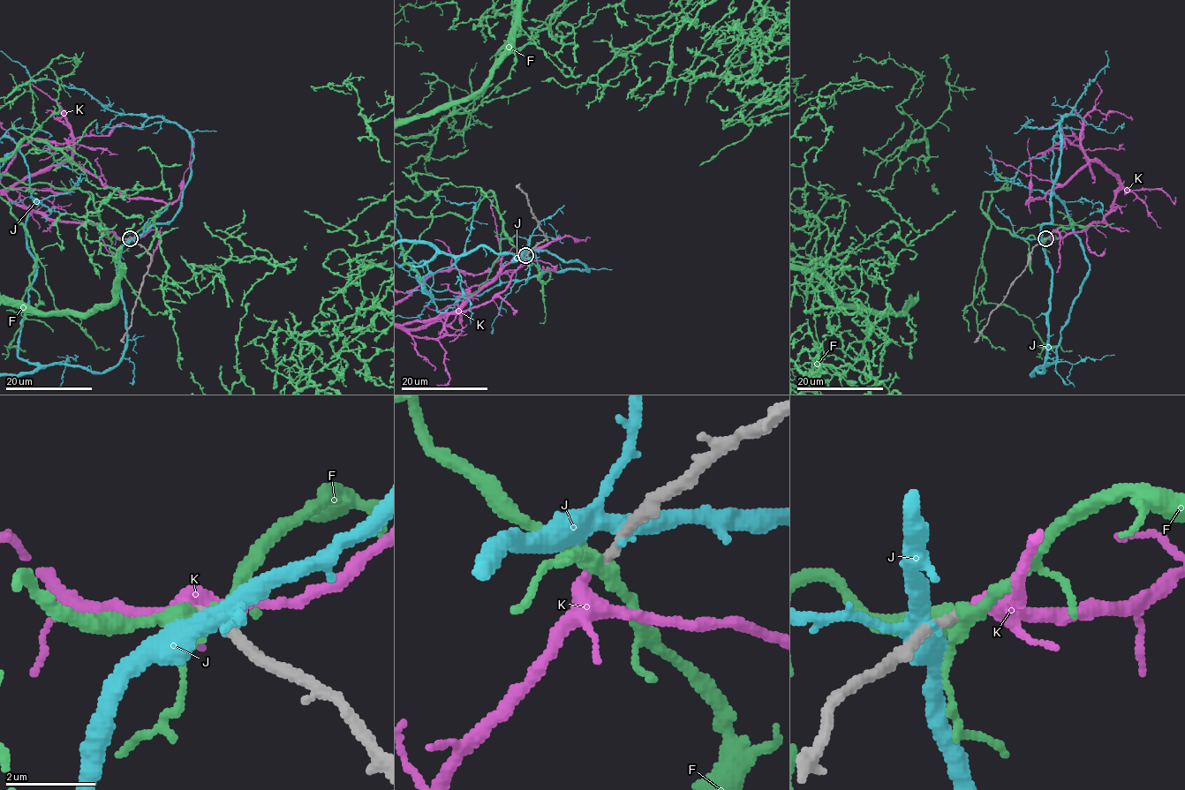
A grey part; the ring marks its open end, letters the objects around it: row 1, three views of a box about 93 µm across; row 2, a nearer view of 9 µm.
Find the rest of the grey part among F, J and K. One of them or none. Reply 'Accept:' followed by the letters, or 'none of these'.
Accept: K

